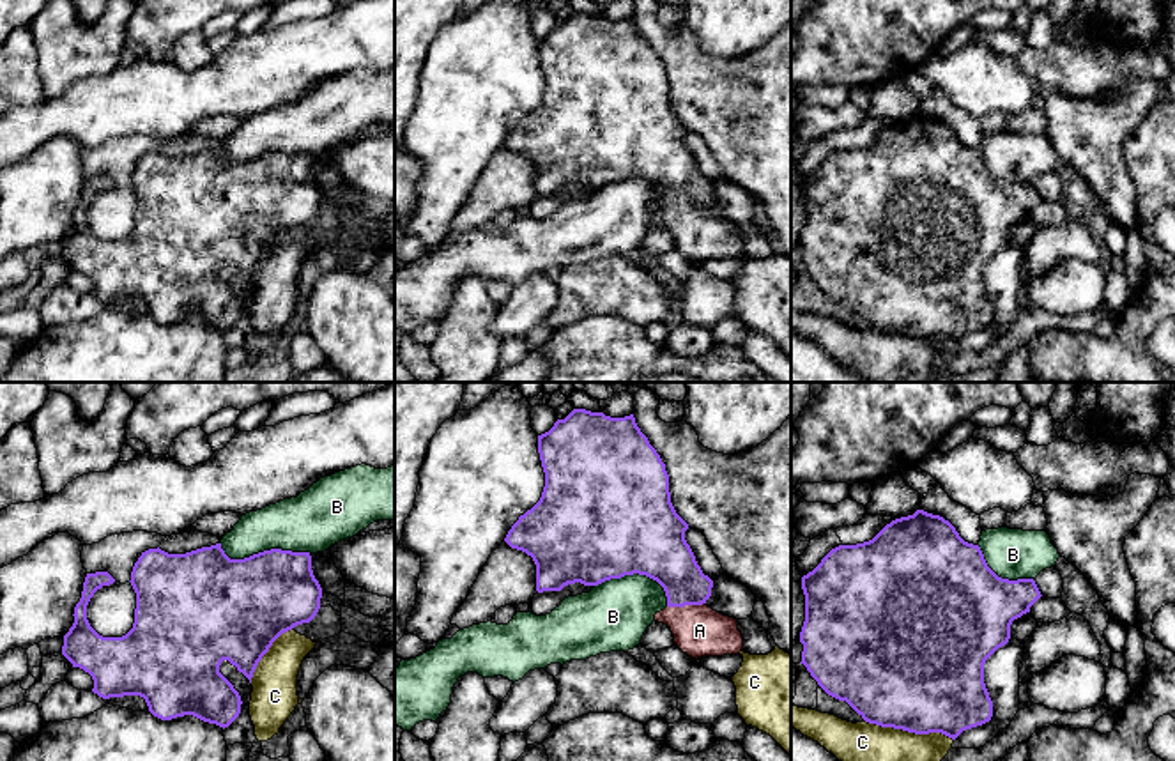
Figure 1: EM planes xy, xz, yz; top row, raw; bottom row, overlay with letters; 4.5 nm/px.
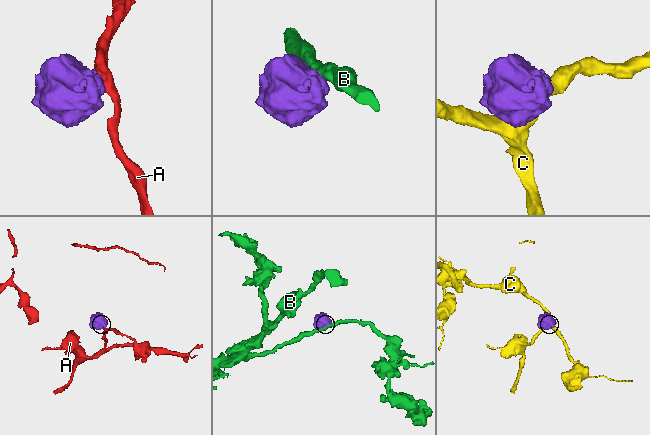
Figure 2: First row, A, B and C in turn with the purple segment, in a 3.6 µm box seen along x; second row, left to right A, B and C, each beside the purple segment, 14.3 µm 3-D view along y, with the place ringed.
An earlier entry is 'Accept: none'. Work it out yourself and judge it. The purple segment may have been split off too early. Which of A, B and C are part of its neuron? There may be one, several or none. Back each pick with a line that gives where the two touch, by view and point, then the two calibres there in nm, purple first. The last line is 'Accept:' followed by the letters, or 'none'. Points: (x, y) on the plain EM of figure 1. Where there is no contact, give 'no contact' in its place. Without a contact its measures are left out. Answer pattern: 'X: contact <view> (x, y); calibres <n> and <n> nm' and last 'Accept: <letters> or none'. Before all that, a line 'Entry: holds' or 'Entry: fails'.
Entry: fails
A: contact xz (685, 207); calibres 240 and 240 nm
Accept: A

